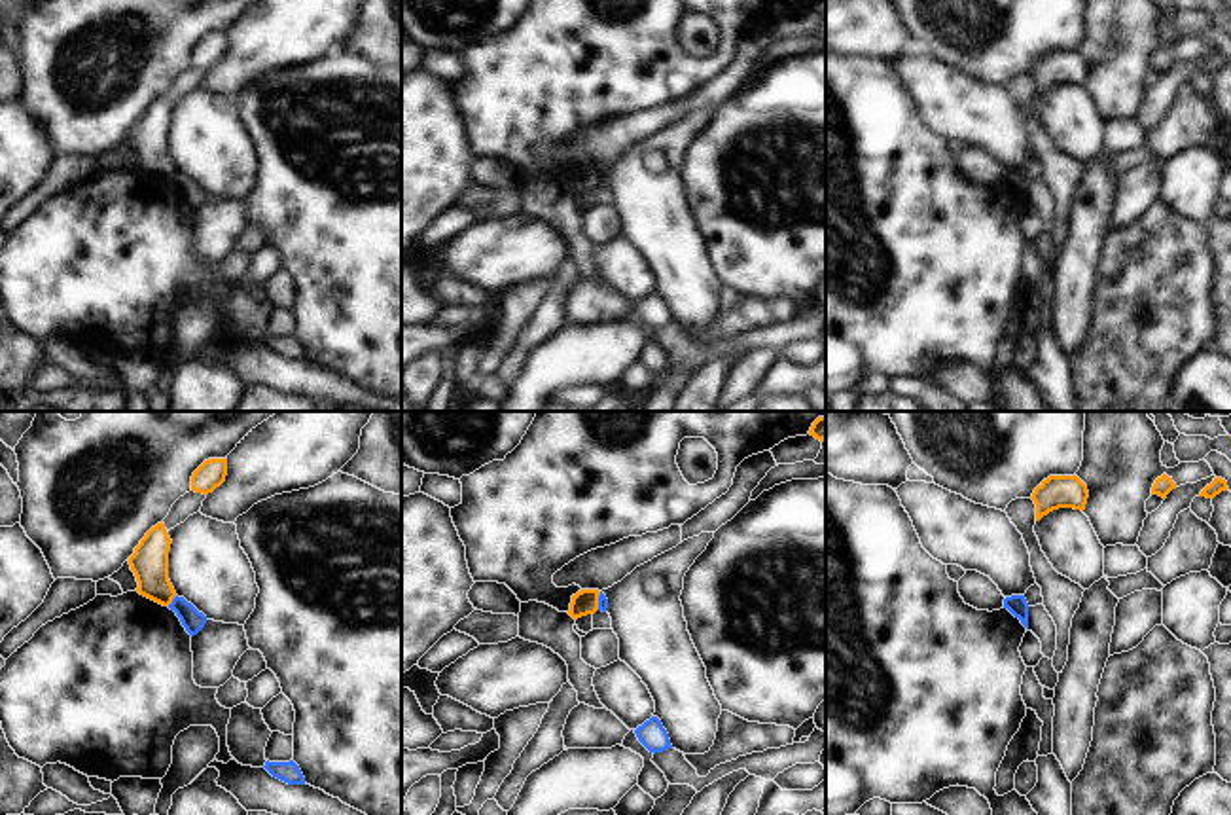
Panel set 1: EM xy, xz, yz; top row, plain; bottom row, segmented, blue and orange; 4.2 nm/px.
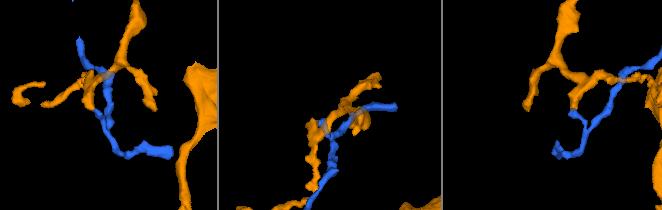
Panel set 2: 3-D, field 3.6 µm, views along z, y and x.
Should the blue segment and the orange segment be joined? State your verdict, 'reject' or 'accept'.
reject

